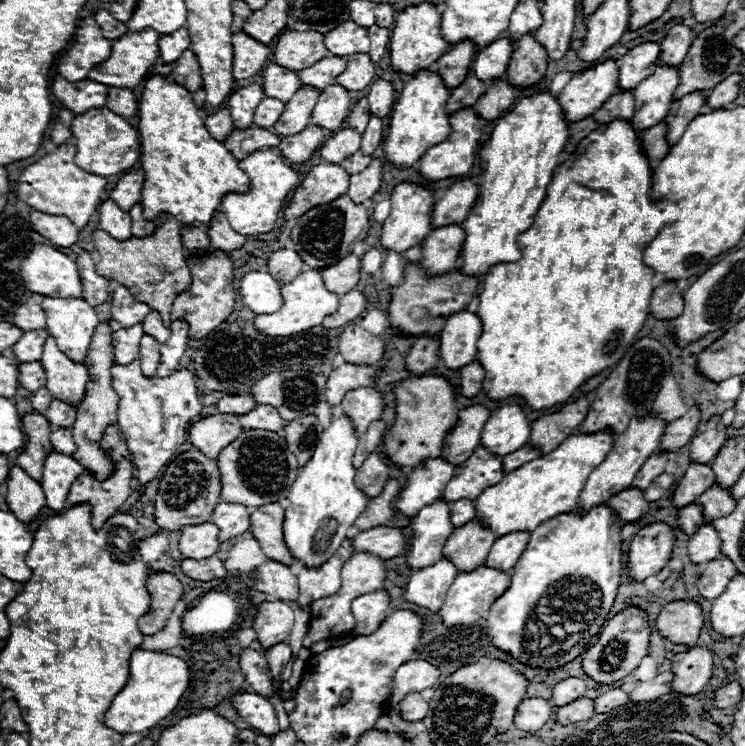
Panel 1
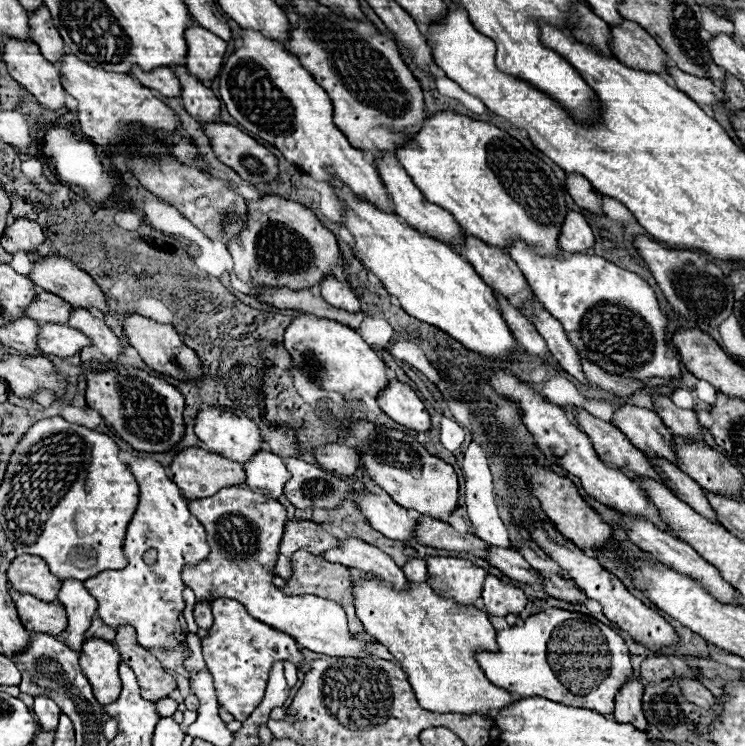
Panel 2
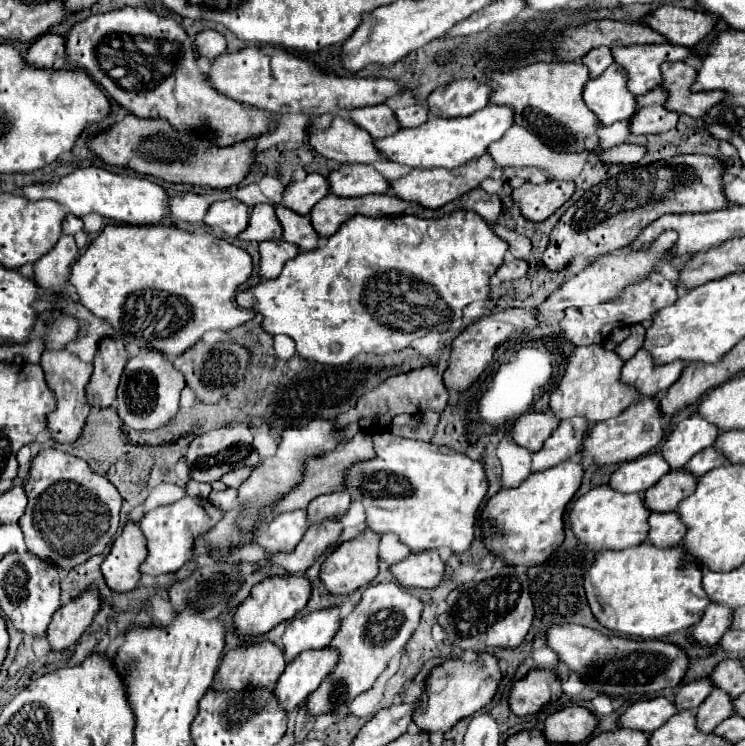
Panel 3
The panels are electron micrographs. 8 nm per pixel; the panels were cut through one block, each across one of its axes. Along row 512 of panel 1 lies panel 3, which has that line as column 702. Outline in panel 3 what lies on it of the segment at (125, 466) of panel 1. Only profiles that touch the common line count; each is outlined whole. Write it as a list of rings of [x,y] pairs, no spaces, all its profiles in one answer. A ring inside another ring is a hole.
[[[664,62],[660,66],[662,88],[668,92],[664,104],[666,110],[702,118],[710,106],[724,100],[724,92],[690,92],[690,84],[696,80],[696,68],[688,62]]]

